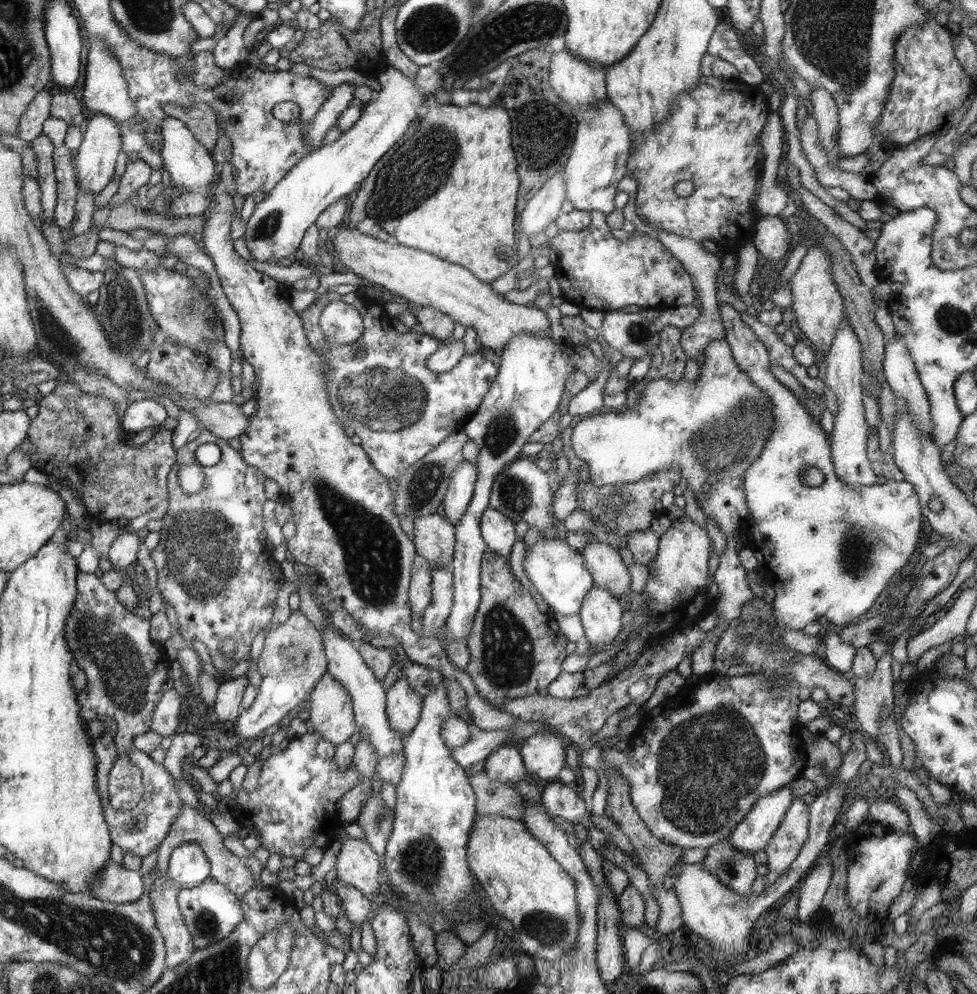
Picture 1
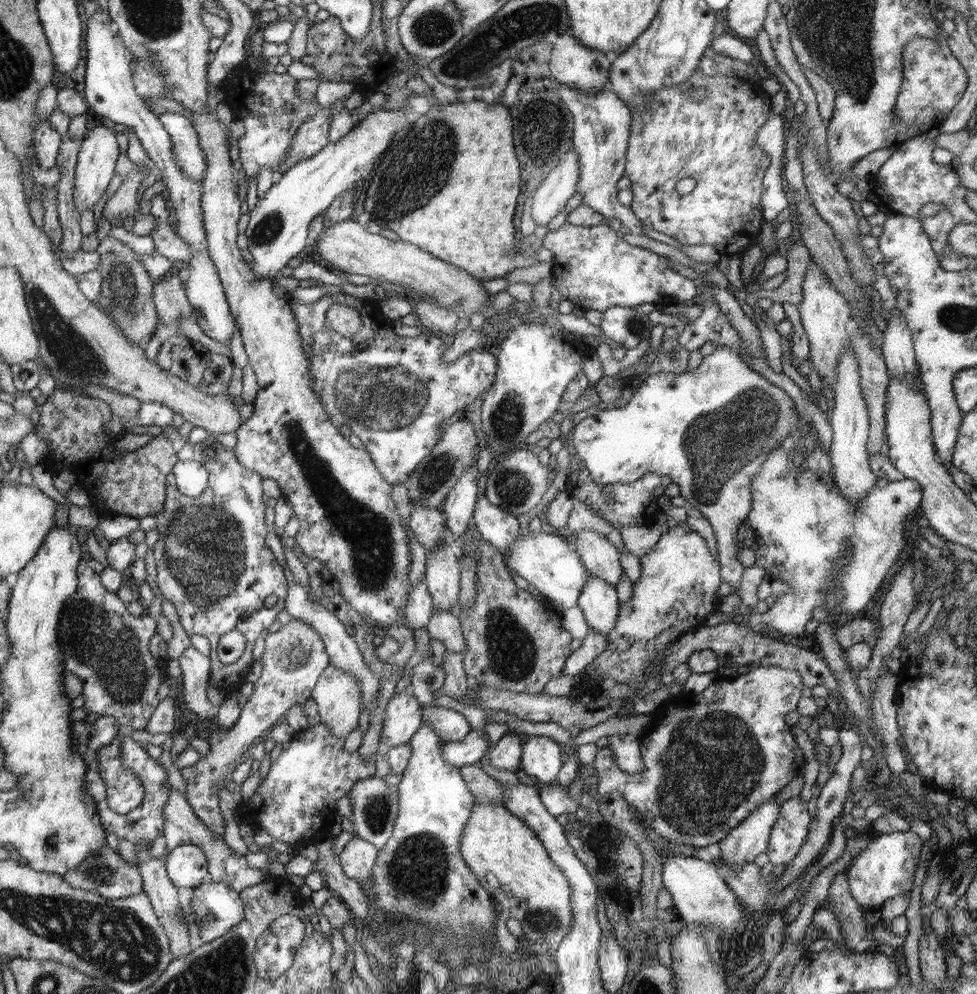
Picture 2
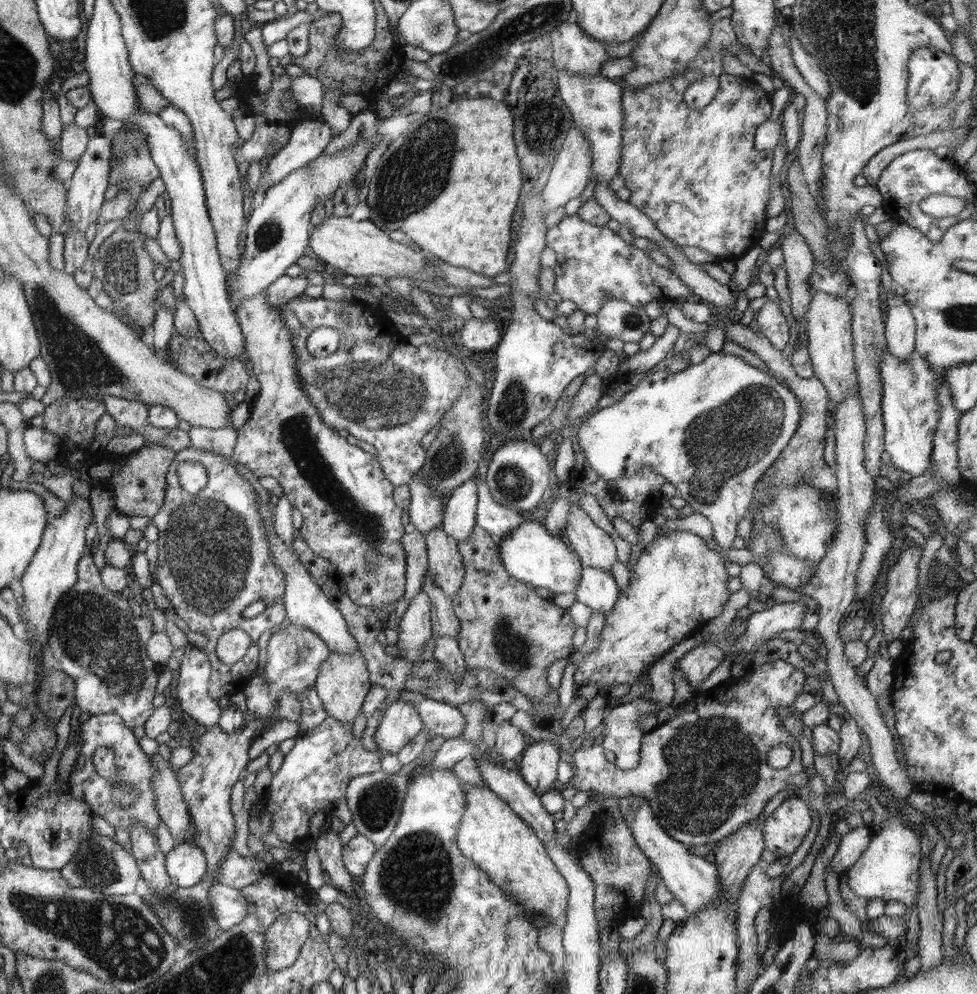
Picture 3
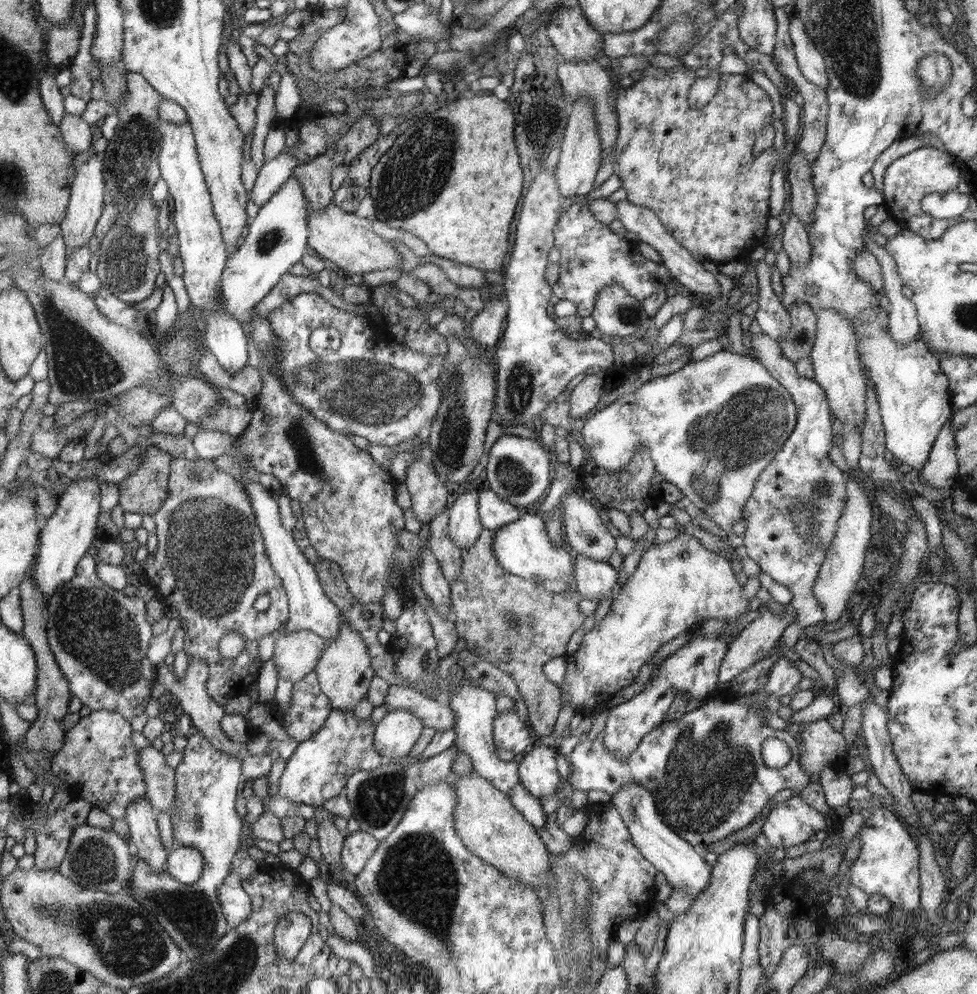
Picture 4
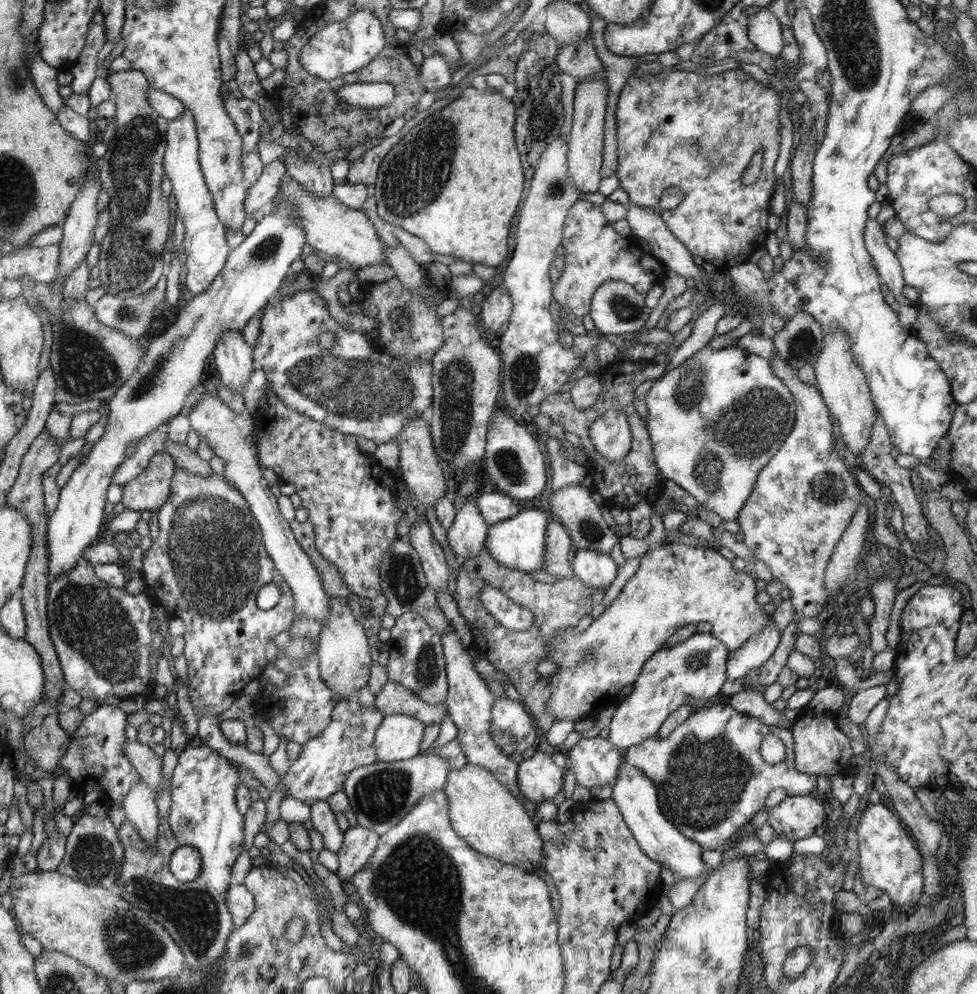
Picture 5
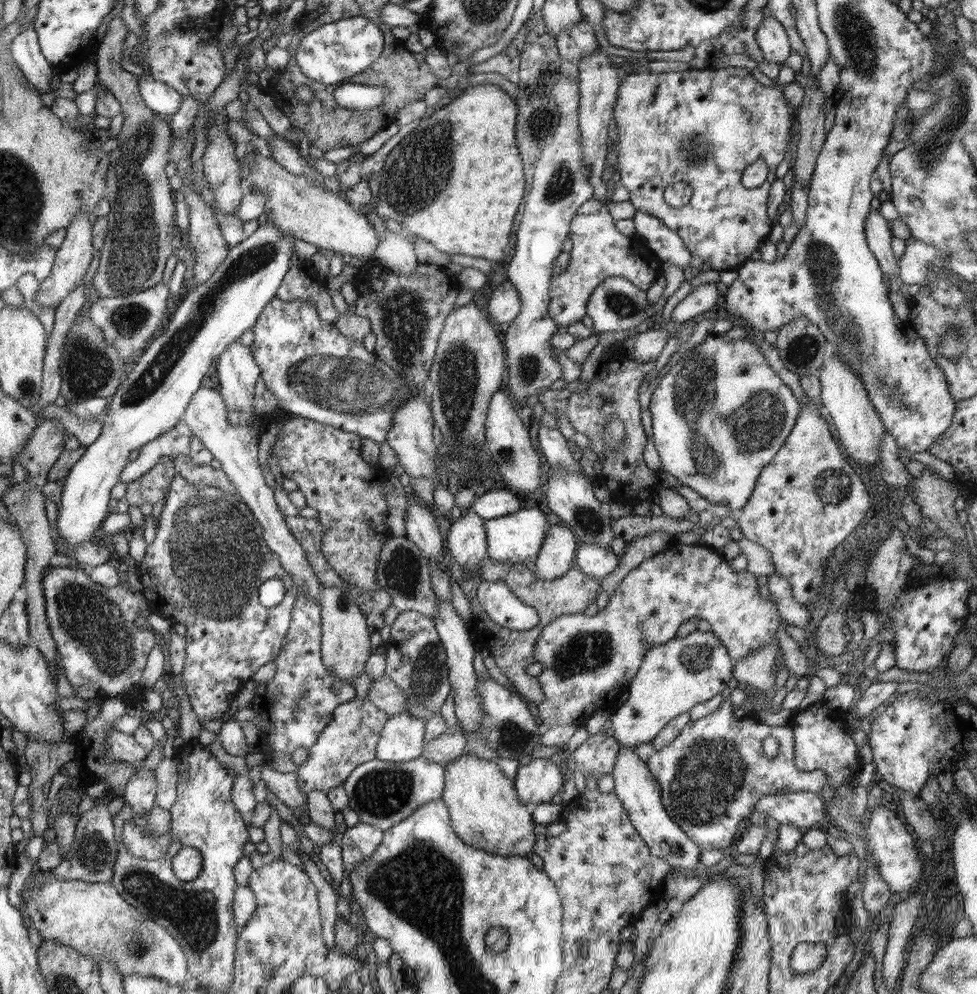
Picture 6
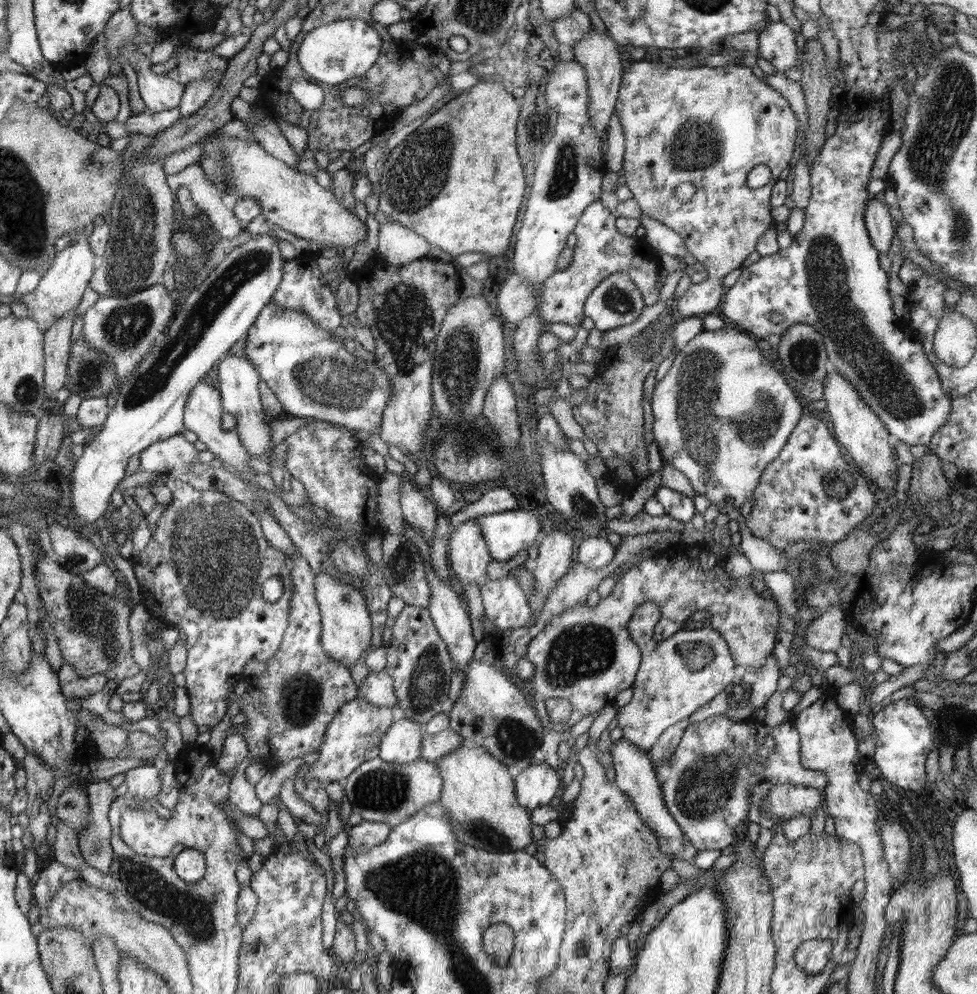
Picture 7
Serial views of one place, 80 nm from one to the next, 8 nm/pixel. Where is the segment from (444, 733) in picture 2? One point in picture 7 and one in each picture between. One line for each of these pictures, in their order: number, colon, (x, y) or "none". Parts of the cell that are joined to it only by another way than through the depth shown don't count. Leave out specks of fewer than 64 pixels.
3: (441, 719)
4: (435, 713)
5: (393, 698)
6: (384, 692)
7: (378, 687)

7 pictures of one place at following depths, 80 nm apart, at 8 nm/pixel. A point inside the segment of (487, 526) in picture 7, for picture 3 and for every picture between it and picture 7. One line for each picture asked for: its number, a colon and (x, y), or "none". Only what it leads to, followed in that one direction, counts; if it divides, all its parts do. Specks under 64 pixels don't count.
3: (531, 554)
4: (523, 548)
5: (518, 543)
6: (516, 538)

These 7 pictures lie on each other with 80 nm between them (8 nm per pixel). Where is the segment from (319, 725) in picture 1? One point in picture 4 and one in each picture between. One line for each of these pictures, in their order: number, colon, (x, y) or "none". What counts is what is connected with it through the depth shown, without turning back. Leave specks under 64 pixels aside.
2: (338, 694)
3: (343, 681)
4: (345, 672)

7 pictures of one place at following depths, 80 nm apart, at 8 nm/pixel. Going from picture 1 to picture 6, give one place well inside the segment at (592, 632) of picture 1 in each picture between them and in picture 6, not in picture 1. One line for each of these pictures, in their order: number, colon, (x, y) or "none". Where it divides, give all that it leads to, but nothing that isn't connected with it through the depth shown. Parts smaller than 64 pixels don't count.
2: (599, 601)
3: (597, 588)
4: (594, 580)
5: (594, 568)
6: (596, 560)

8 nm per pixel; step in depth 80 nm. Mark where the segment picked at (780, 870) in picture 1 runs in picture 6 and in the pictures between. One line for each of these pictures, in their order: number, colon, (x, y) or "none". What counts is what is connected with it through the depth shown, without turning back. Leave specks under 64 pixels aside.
2: (790, 832)
3: (785, 830)
4: (793, 822)
5: (796, 817)
6: (804, 810)

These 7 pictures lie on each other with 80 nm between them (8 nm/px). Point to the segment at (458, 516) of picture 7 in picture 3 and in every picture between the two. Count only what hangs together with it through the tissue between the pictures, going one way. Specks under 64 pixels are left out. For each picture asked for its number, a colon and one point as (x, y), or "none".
3: (498, 520)
4: (494, 512)
5: (495, 506)
6: (493, 503)

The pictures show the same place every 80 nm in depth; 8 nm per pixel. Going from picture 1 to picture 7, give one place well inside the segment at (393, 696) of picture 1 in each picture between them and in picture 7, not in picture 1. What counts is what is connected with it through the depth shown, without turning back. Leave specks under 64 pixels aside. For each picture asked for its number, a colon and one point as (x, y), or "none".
2: (403, 716)
3: (401, 722)
4: (396, 735)
5: (399, 737)
6: (402, 738)
7: (401, 745)

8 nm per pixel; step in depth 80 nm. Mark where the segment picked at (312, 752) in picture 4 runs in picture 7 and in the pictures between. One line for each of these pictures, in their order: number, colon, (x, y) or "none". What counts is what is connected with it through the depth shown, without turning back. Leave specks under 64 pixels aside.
5: (348, 742)
6: (351, 738)
7: (355, 734)

